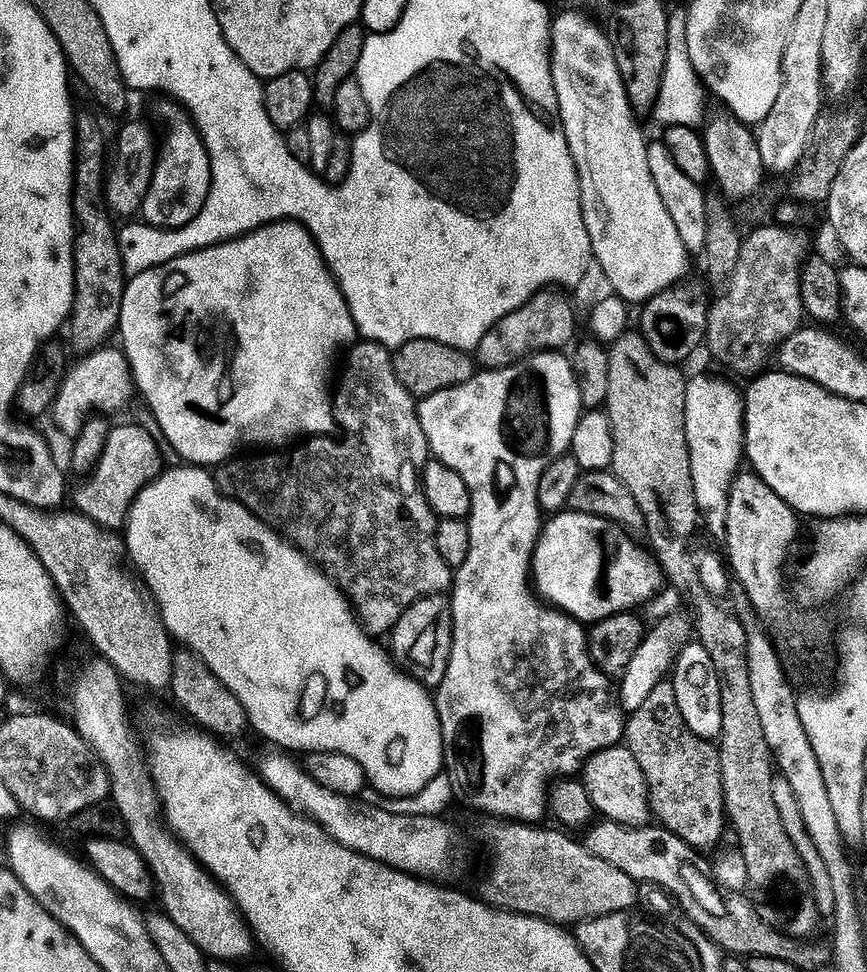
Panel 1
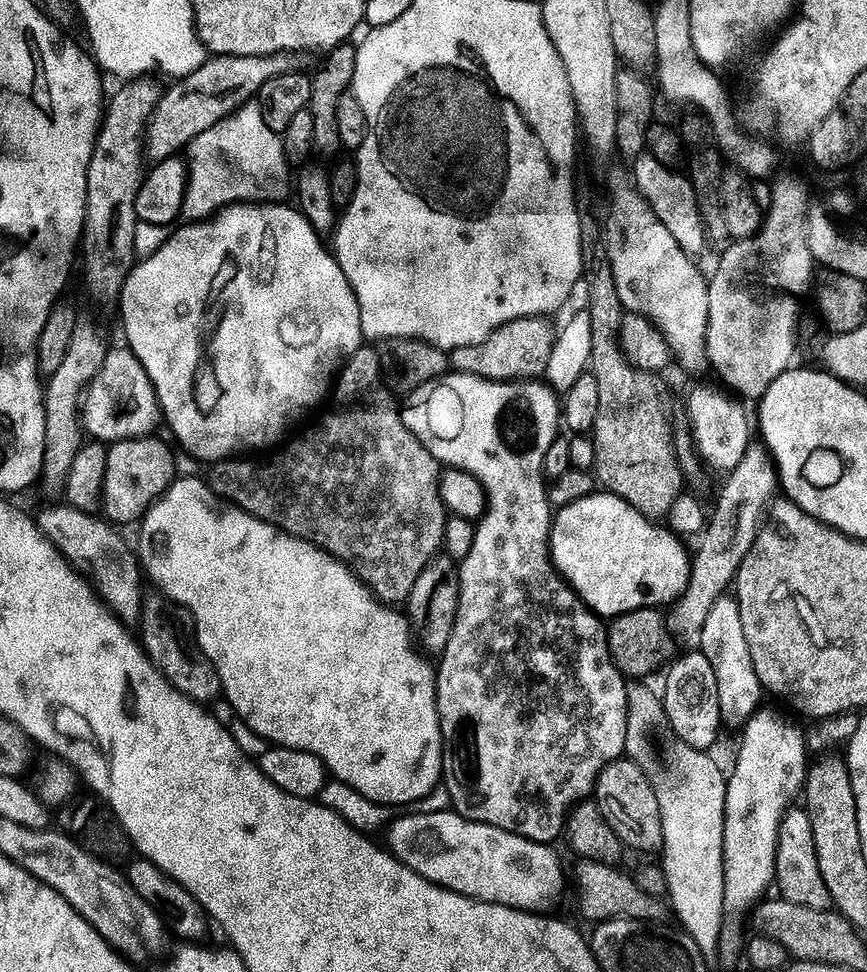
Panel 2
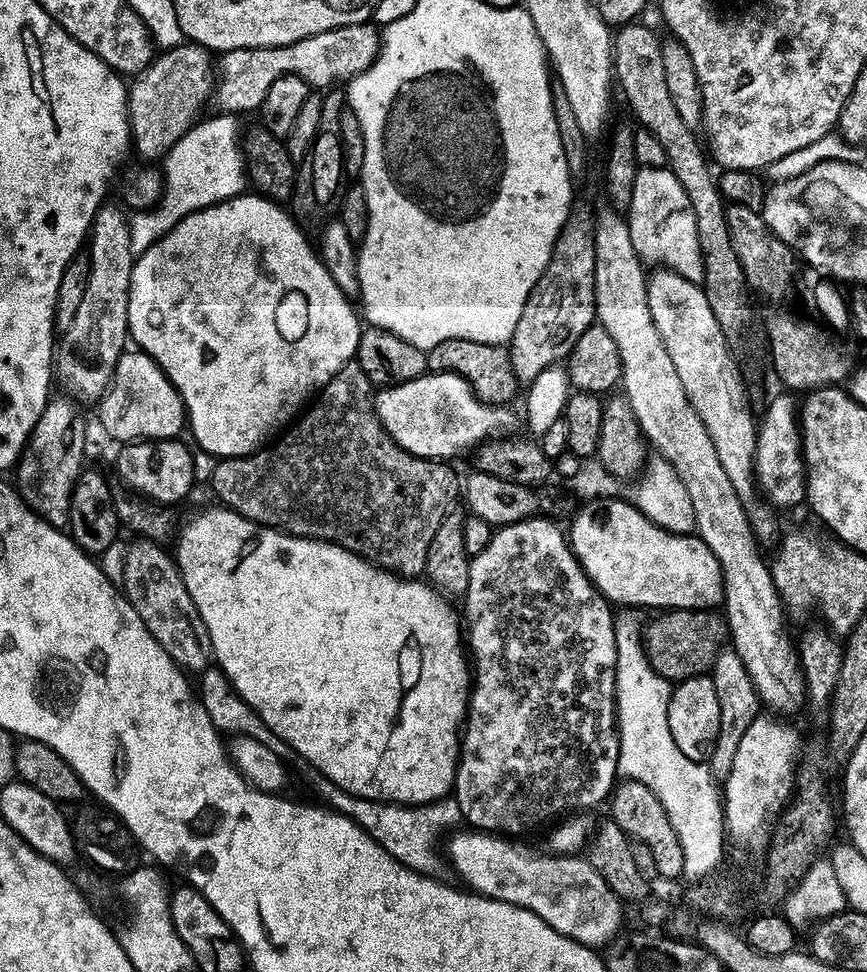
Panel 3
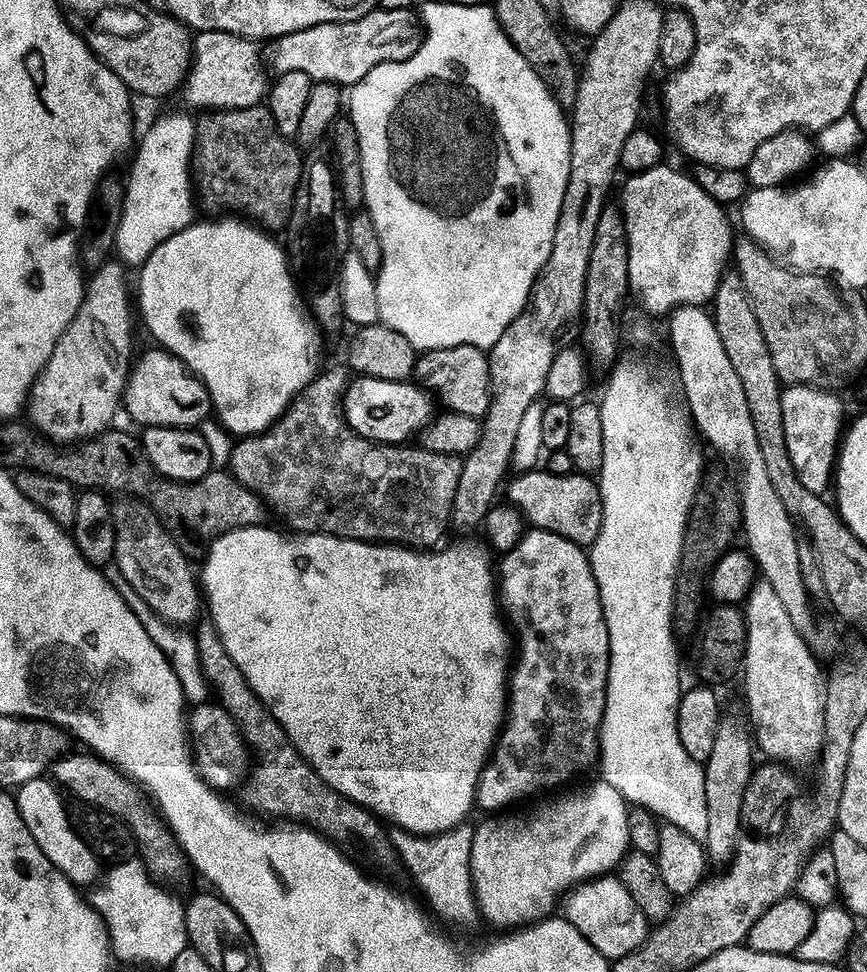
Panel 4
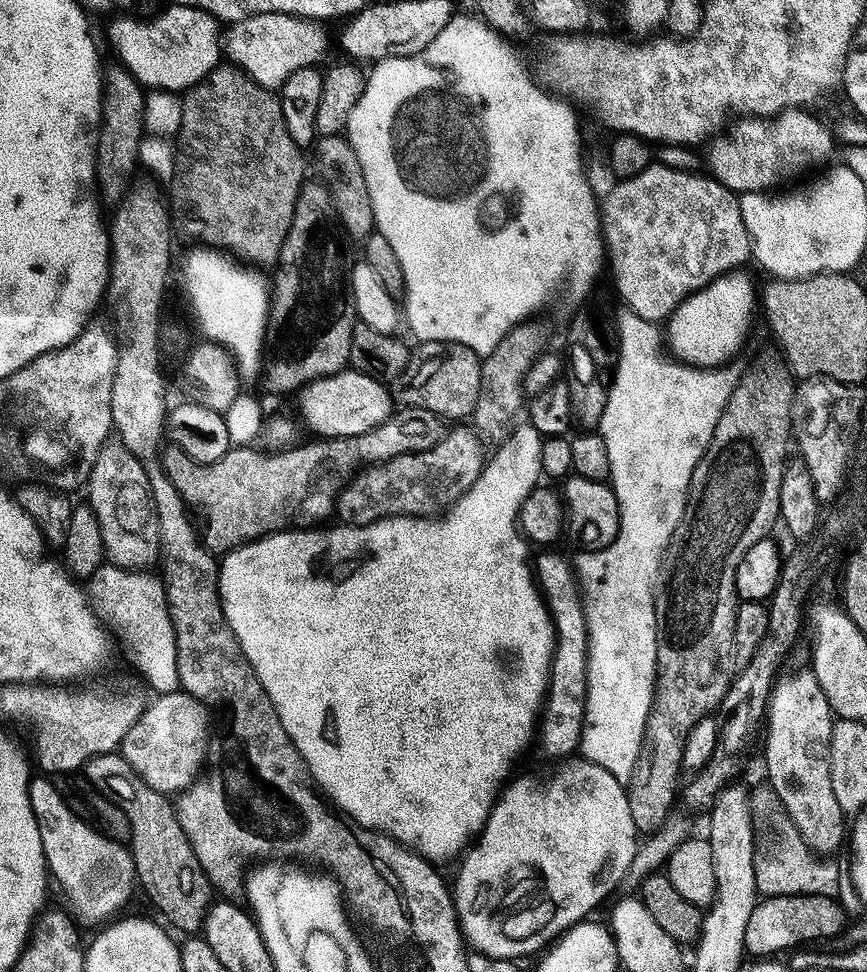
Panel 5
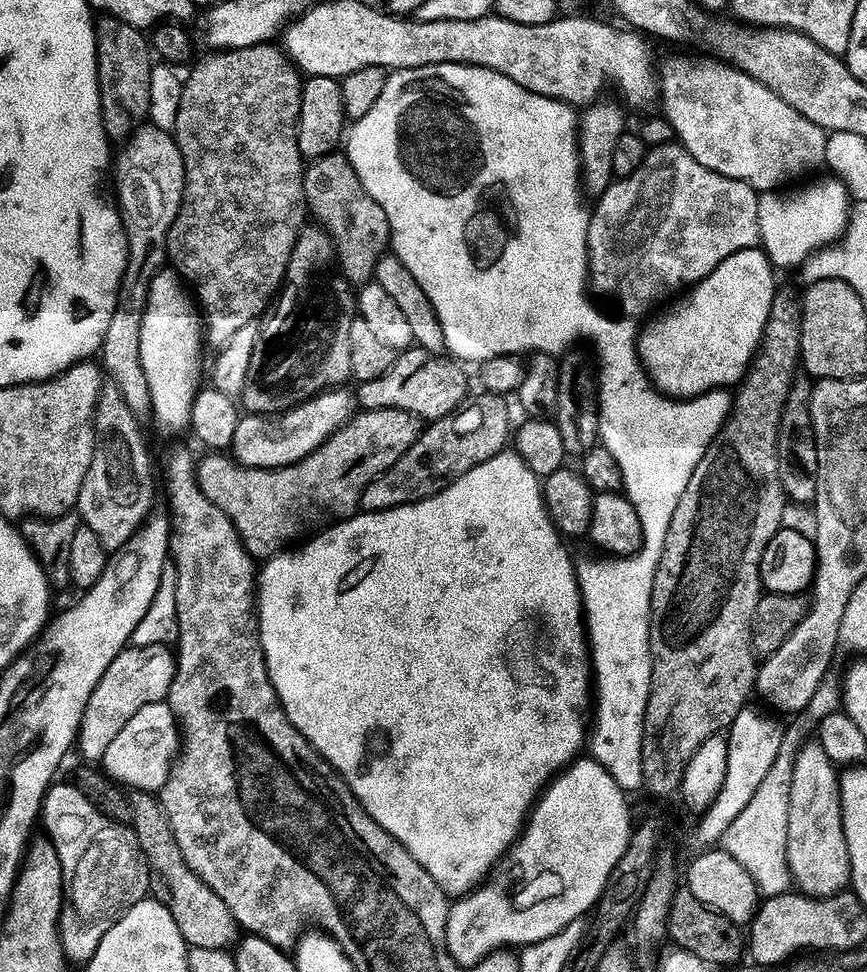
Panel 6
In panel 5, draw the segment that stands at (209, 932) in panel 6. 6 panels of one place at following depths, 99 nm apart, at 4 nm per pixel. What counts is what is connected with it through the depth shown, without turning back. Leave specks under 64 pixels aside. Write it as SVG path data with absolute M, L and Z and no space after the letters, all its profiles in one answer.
M118 752L94 757L85 765L84 774L130 822L128 848L141 889L143 886L161 914L176 929L188 932L184 934L199 931L213 903L214 888L180 826L173 801L148 786Z

